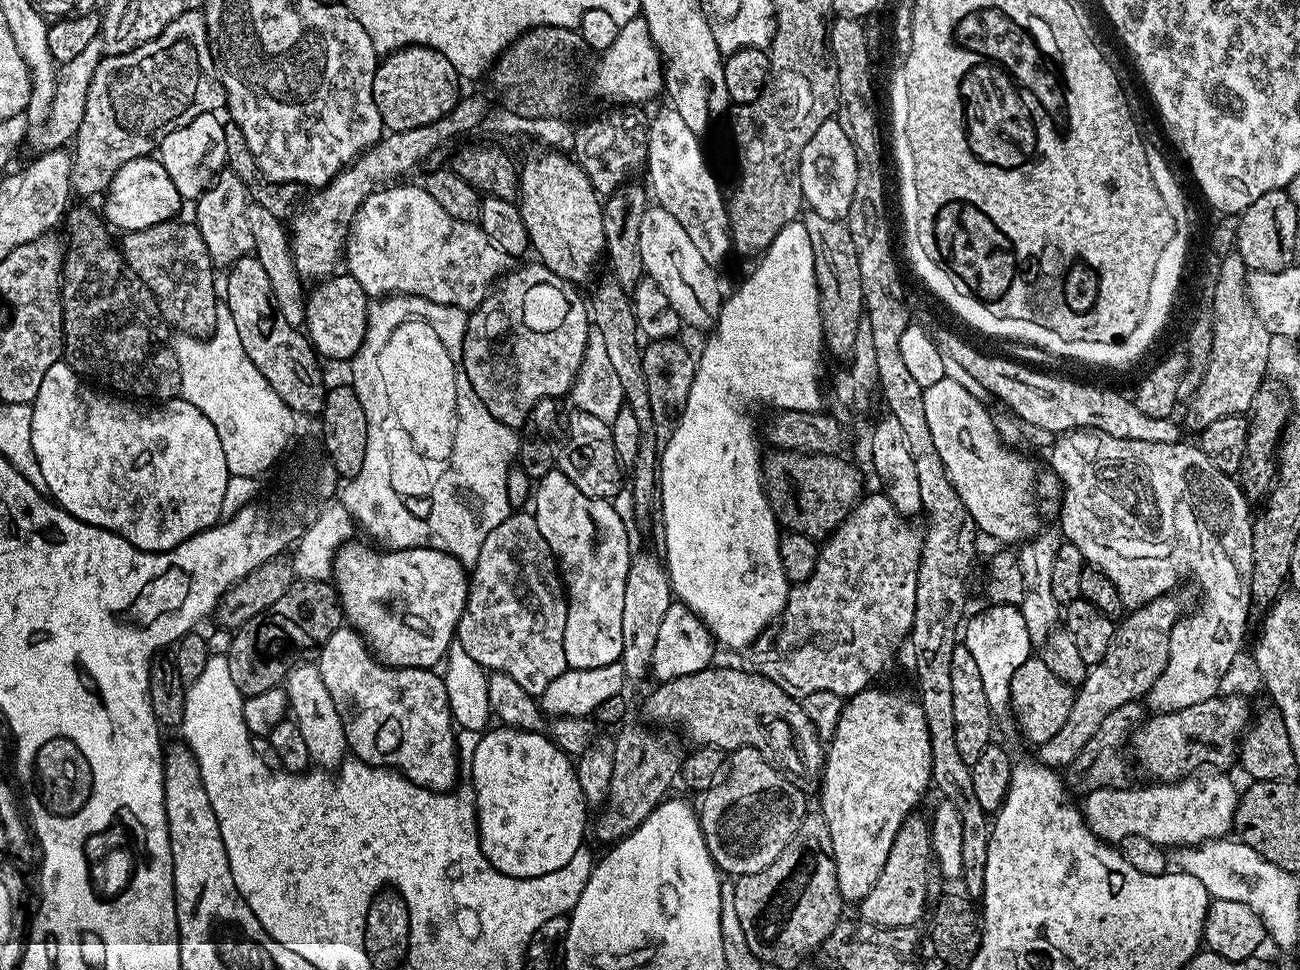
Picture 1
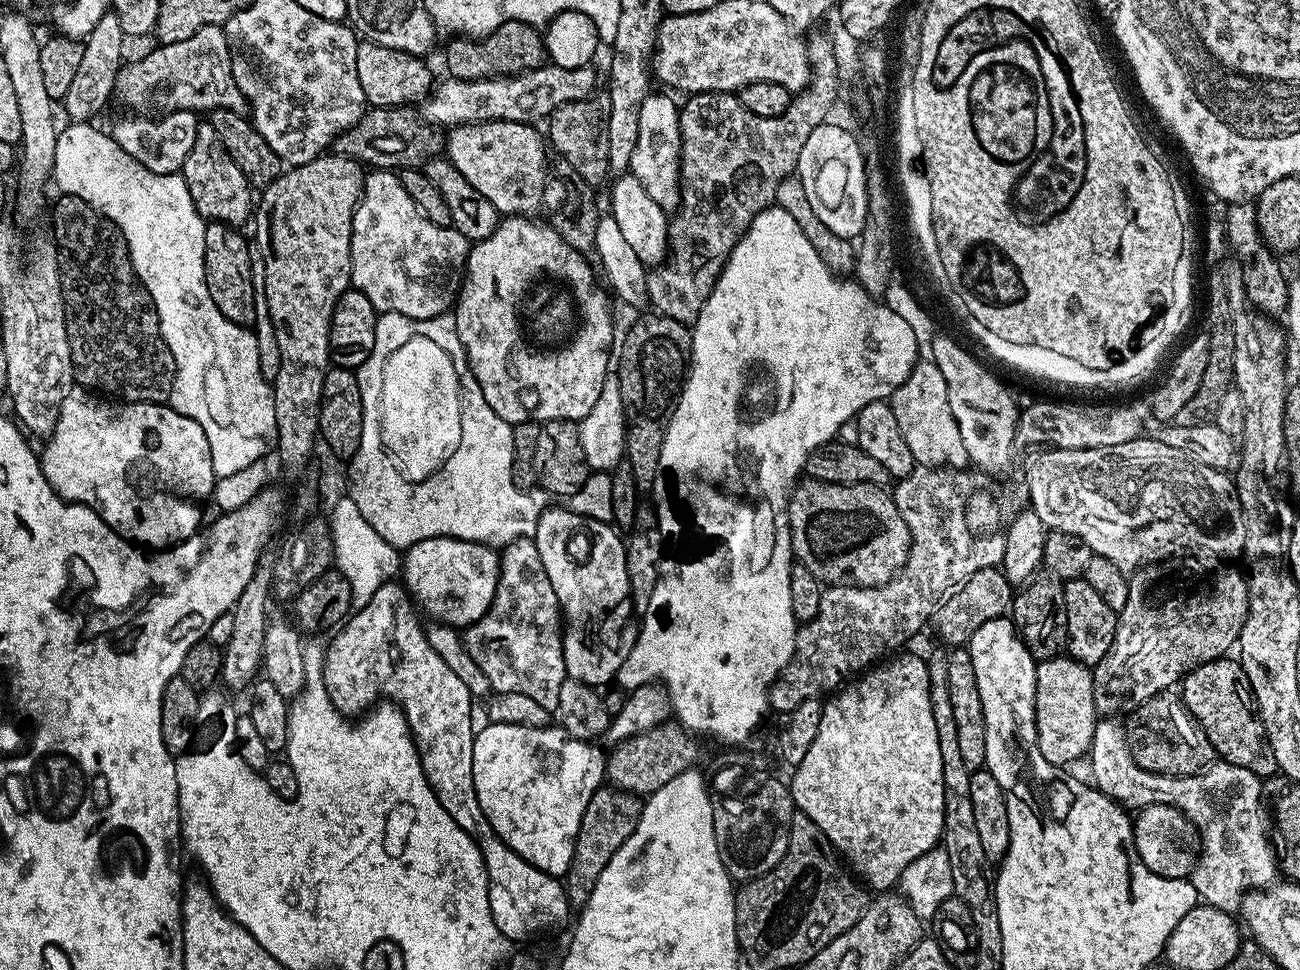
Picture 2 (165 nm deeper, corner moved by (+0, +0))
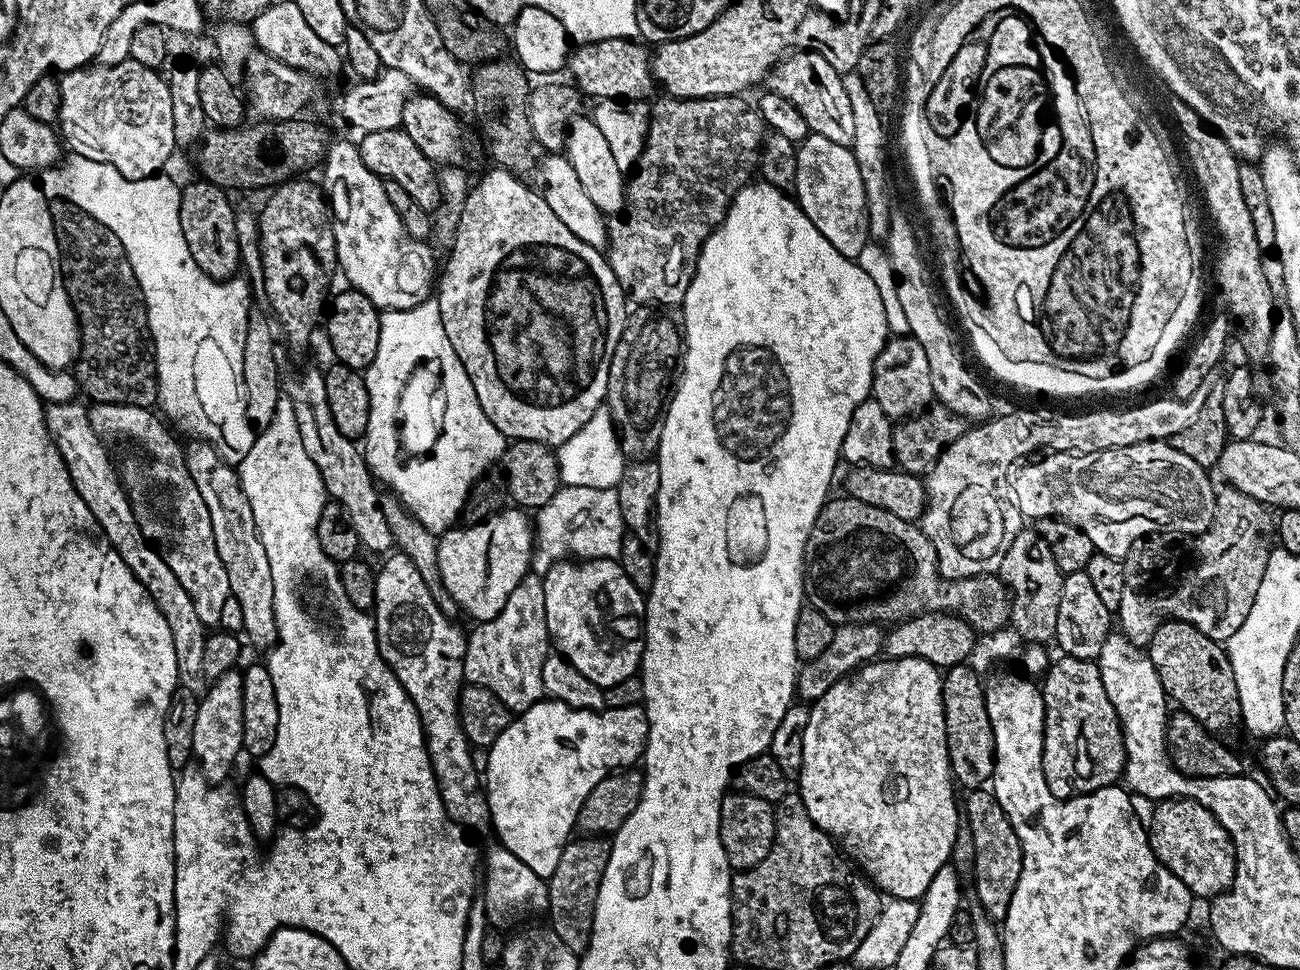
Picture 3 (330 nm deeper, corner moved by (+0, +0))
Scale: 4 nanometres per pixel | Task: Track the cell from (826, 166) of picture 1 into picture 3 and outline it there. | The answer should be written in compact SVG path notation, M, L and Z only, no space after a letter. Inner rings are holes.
M809 134L799 141L796 157L798 174L794 185L794 199L800 209L818 226L818 231L834 250L856 258L870 242L867 220L866 194L863 192L861 171L851 148L838 146L830 138Z

